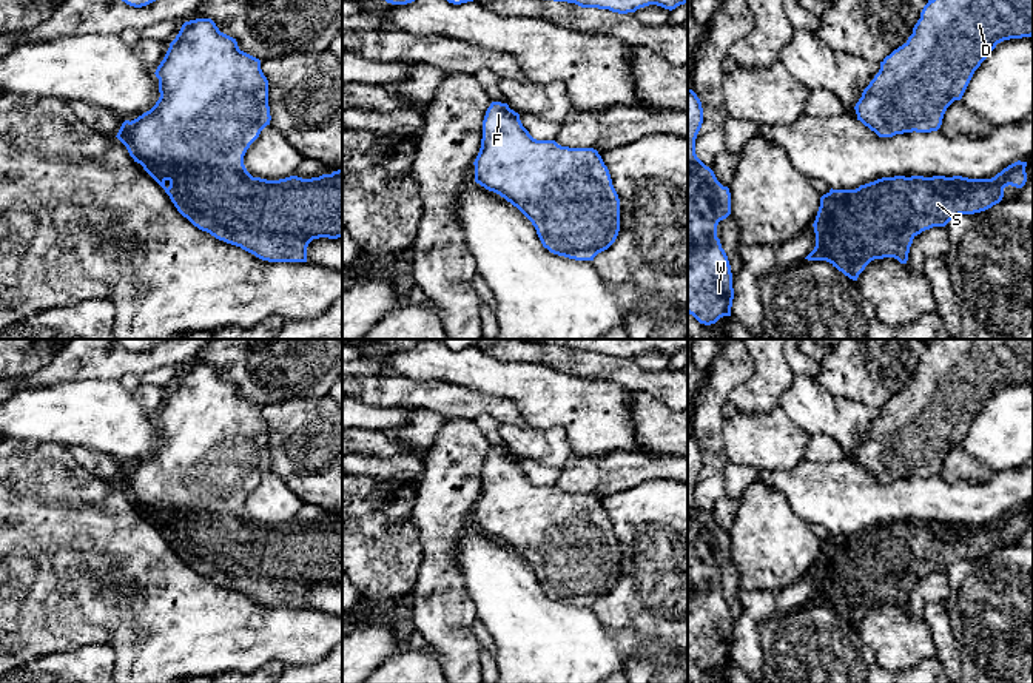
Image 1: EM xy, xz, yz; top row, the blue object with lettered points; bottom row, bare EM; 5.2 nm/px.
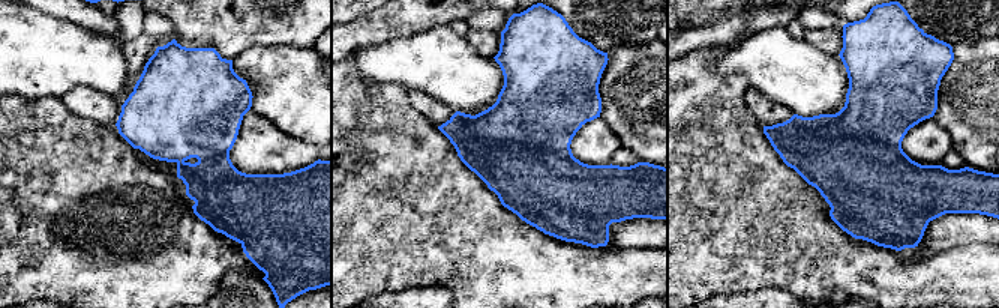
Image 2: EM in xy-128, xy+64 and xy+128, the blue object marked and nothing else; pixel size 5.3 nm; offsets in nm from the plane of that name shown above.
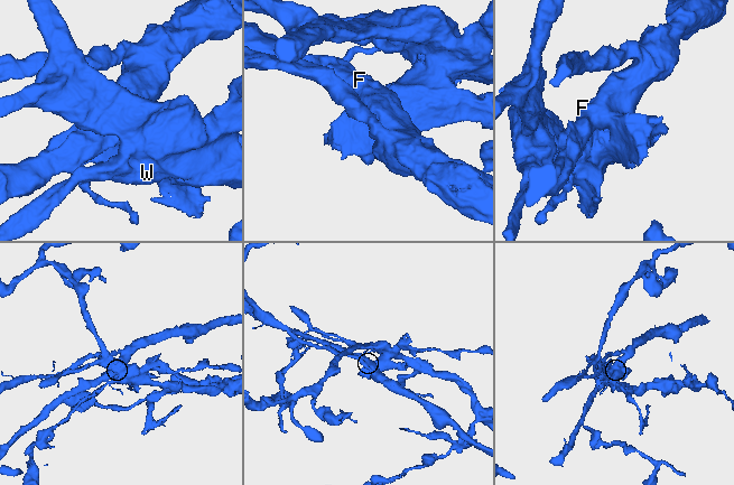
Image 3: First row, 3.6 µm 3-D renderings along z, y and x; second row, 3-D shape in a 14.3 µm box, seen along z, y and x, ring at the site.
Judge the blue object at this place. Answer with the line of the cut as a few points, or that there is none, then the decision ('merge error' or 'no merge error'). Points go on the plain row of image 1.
cut xy (188, 367), (227, 452), (199, 504), (147, 506); merge error

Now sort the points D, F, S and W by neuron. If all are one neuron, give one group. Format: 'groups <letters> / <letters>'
groups D F / S W

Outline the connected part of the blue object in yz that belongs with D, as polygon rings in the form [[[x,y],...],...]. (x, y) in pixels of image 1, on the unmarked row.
[[[939,339],[924,352],[919,367],[920,375],[913,387],[883,404],[896,436],[925,436],[913,444],[888,442],[890,459],[899,466],[894,473],[897,479],[937,476],[947,453],[962,444],[974,416],[996,390],[1033,381],[1033,339]]]

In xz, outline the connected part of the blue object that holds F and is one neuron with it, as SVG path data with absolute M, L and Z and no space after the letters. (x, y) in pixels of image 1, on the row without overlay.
M492 447L486 456L483 466L483 484L479 498L473 507L475 527L489 537L493 537L516 552L535 572L537 580L544 594L550 598L564 601L575 606L594 606L594 603L607 595L617 584L620 577L620 544L618 540L612 540L614 530L603 543L589 543L587 549L578 547L578 553L572 553L572 546L567 547L567 553L560 553L560 543L569 535L564 527L560 527L557 520L550 513L552 503L546 495L535 501L533 498L547 486L533 484L523 472L520 459L509 453L507 449Z

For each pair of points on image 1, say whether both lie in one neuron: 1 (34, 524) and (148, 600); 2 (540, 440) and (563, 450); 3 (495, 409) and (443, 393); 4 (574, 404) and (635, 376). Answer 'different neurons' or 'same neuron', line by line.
1: same neuron
2: same neuron
3: same neuron
4: different neurons

